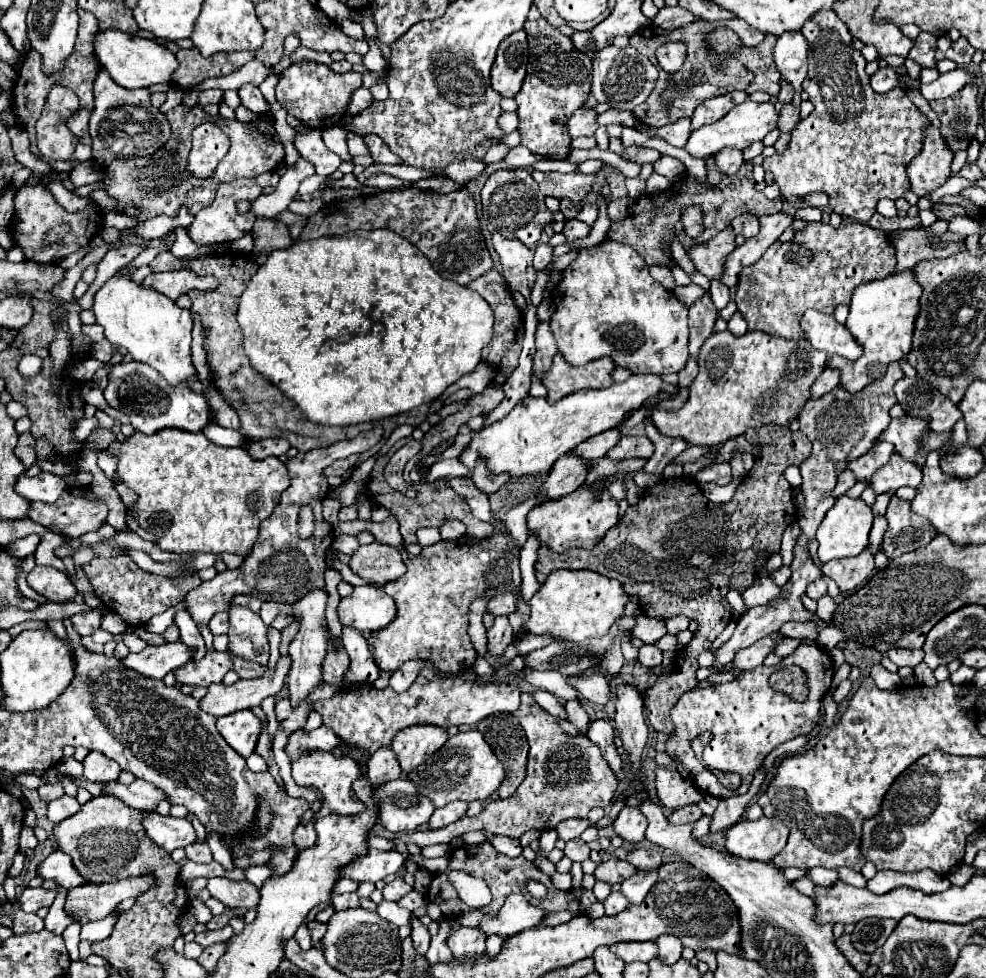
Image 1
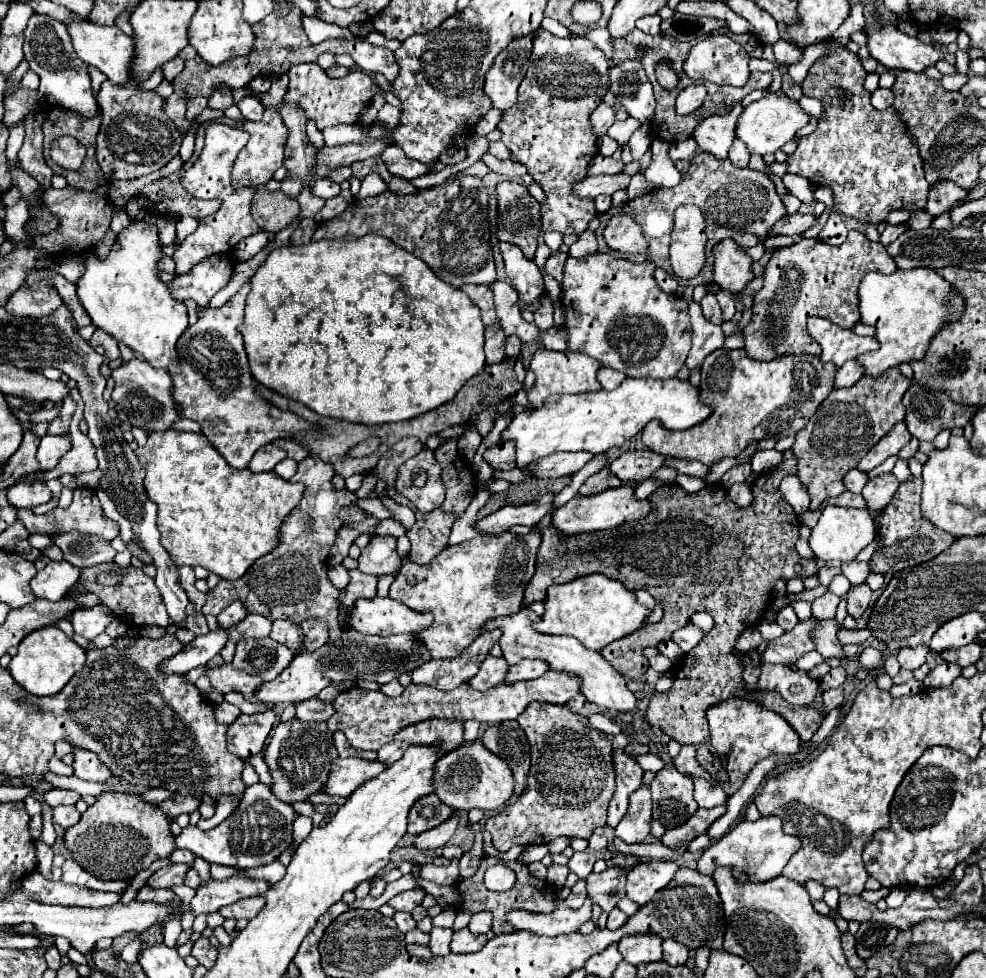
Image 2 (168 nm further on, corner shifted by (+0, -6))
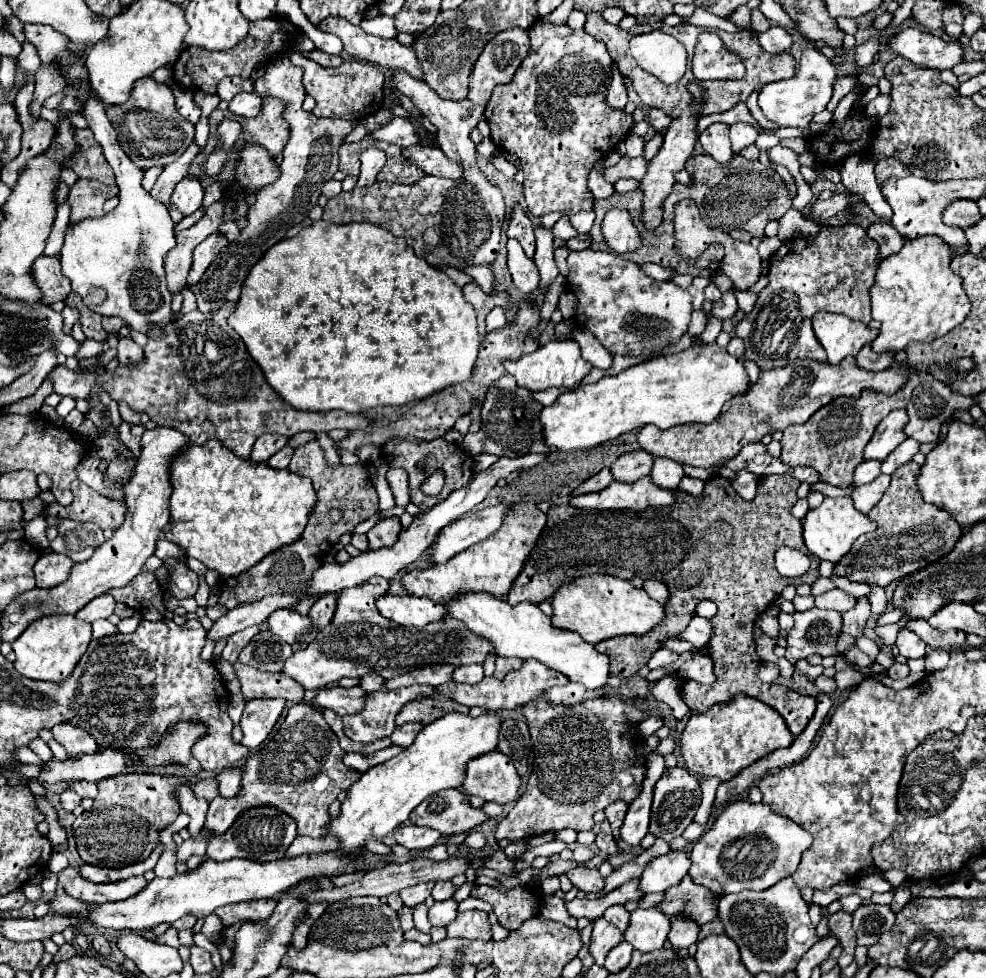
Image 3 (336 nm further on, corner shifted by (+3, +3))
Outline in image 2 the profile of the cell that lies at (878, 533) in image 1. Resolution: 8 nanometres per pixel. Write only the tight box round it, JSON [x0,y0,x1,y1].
[842,561,870,585]

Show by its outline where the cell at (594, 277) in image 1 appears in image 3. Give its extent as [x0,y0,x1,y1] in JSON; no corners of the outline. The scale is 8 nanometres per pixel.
[567,248,693,356]

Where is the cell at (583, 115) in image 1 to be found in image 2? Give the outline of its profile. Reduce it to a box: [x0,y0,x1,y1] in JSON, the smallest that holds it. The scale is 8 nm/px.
[590,103,614,137]

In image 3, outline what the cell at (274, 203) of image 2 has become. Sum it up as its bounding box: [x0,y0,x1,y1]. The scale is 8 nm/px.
[235,142,281,194]

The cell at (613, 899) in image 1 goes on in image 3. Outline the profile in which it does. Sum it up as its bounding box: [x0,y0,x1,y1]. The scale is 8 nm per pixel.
[603,906,629,932]

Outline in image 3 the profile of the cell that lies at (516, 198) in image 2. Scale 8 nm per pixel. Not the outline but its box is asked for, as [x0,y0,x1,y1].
[507,206,535,258]

